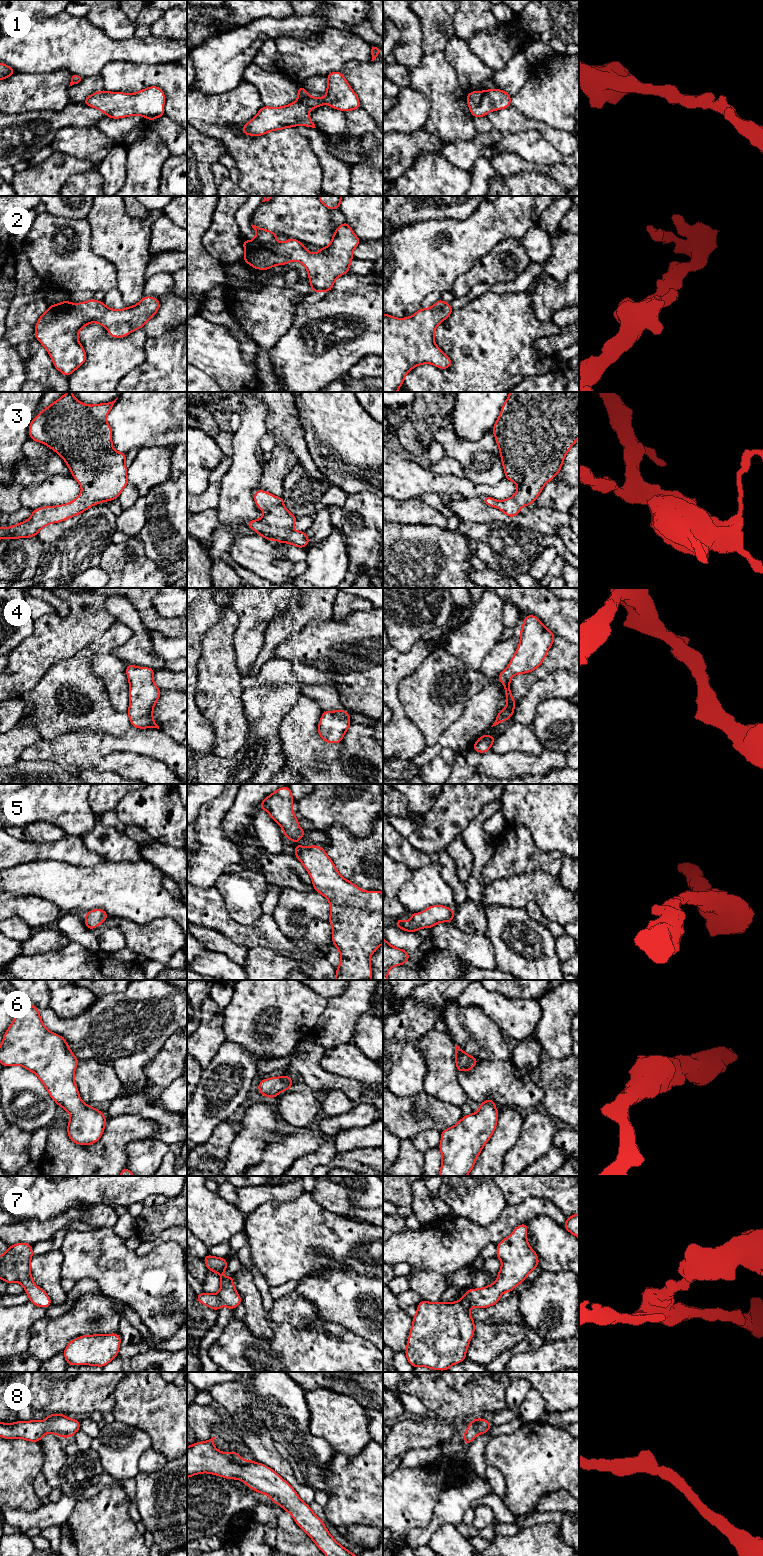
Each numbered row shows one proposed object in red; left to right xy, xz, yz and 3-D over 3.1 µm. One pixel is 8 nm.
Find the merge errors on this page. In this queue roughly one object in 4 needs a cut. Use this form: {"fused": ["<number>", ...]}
{"fused": []}

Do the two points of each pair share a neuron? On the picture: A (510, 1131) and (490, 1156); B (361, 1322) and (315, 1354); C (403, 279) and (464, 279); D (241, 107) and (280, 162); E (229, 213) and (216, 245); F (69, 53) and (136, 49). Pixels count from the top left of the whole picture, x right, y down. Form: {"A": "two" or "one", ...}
{"A": "one", "B": "two", "C": "two", "D": "one", "E": "one", "F": "one"}

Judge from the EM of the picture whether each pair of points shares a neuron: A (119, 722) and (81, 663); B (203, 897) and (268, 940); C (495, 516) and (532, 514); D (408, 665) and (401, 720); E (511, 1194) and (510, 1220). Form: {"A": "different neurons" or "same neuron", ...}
{"A": "same neuron", "B": "same neuron", "C": "same neuron", "D": "same neuron", "E": "different neurons"}

